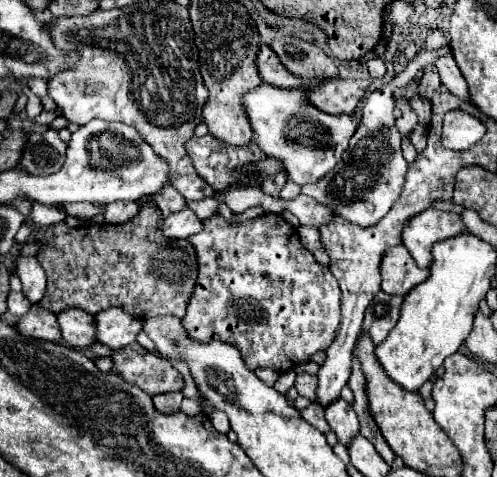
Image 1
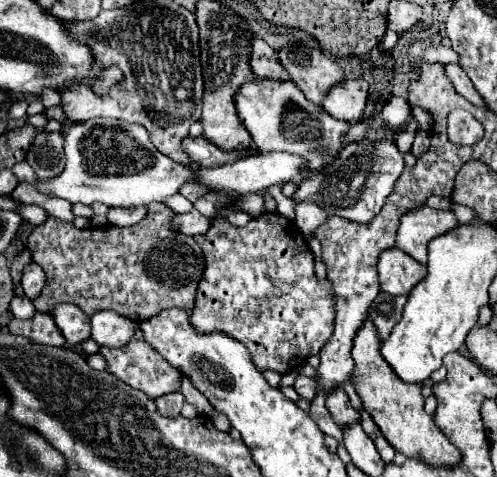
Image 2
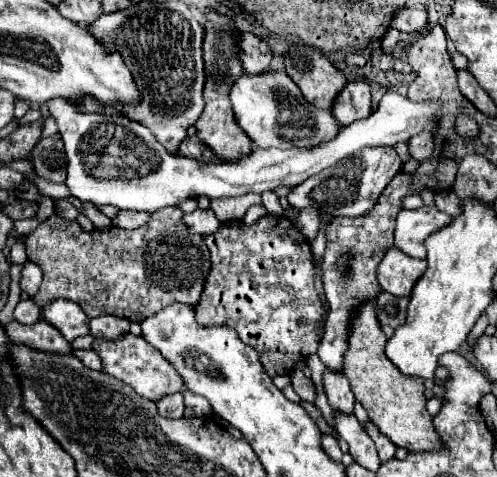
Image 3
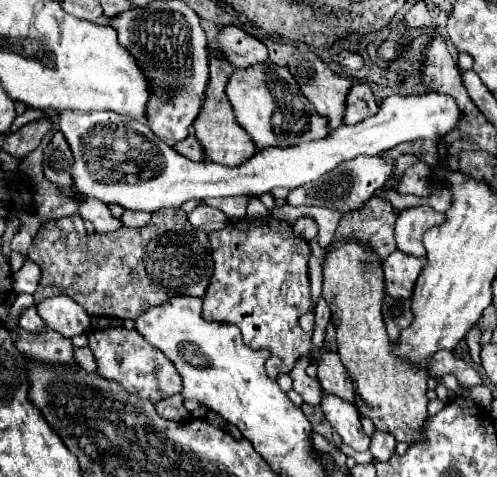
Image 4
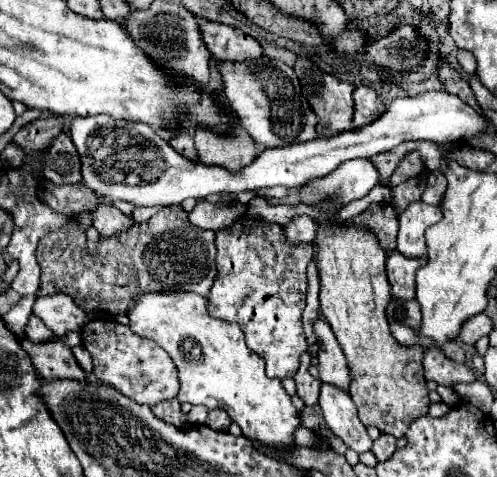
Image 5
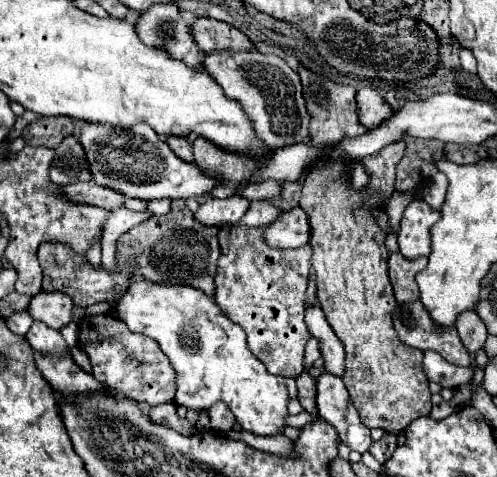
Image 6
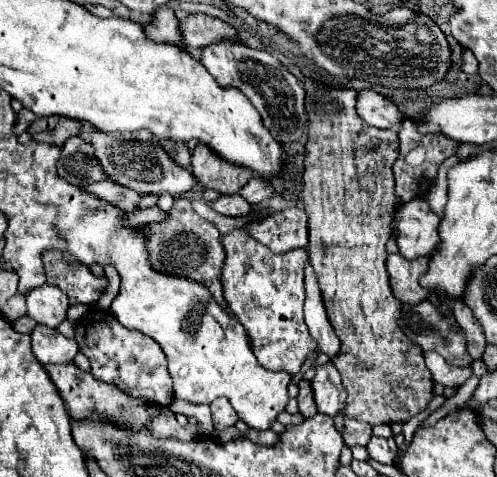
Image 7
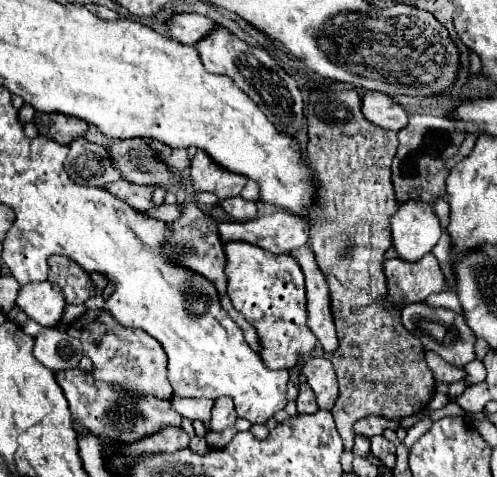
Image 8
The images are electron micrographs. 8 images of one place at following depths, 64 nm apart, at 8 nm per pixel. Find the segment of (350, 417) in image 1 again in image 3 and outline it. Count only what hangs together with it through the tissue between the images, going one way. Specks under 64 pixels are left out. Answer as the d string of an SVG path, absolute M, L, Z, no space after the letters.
M324 370L322 378L324 378L324 392L328 396L330 406L340 412L352 412L356 398L352 396L348 378L342 372L328 372L328 370Z

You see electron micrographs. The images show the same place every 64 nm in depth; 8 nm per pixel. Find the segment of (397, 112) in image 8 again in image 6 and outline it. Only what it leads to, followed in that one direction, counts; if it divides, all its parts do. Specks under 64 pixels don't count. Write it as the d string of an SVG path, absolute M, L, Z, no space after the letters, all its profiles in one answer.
M362 86L356 92L356 102L358 102L360 122L370 130L380 126L384 120L388 120L394 114L392 106L386 100L382 100L382 96L370 86Z

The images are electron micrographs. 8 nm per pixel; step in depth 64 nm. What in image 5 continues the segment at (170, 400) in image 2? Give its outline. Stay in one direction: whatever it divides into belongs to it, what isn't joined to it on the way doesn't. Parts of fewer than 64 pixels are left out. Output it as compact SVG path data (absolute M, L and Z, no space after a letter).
M176 398L152 406L152 412L154 412L160 420L164 420L164 422L176 426L176 428L190 428L190 422L188 422L188 420L184 418L184 414L180 412L180 402L178 402Z

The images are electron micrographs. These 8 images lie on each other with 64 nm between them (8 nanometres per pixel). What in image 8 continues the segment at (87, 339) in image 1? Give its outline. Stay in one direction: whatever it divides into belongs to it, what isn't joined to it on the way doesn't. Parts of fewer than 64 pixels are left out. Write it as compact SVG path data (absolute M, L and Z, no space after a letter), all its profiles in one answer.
M48 280L20 286L16 294L16 306L28 314L30 320L42 326L56 326L64 312L64 294Z

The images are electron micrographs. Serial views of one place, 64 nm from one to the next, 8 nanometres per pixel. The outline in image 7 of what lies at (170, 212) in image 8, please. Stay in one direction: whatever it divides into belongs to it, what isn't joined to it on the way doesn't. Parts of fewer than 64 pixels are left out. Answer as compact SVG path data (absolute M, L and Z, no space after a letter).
M154 206L154 208L146 208L146 210L134 210L128 212L128 220L132 226L140 226L140 224L152 224L156 220L164 220L164 216L168 216L168 212L164 212L162 208Z

